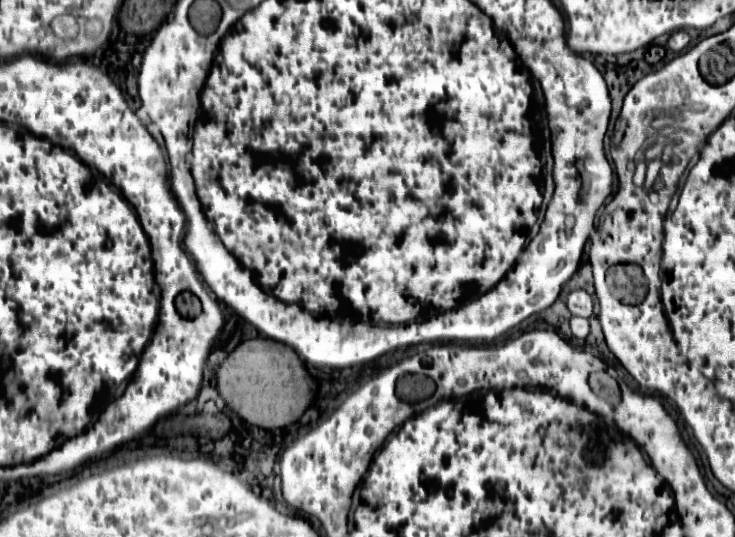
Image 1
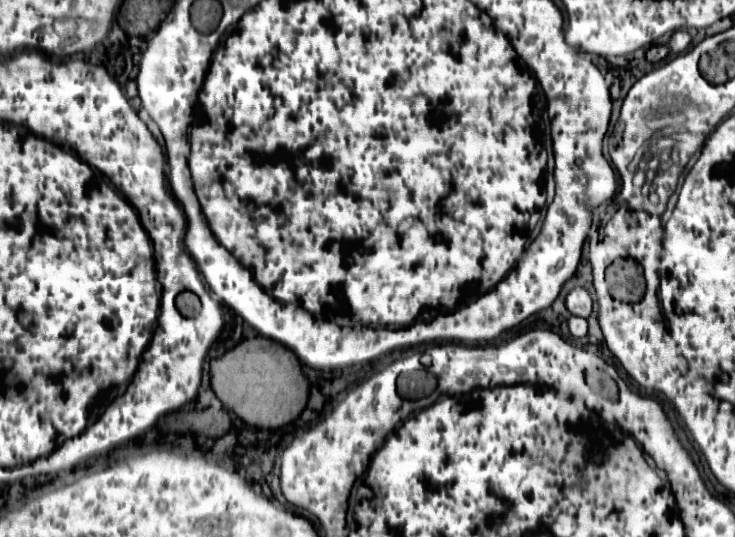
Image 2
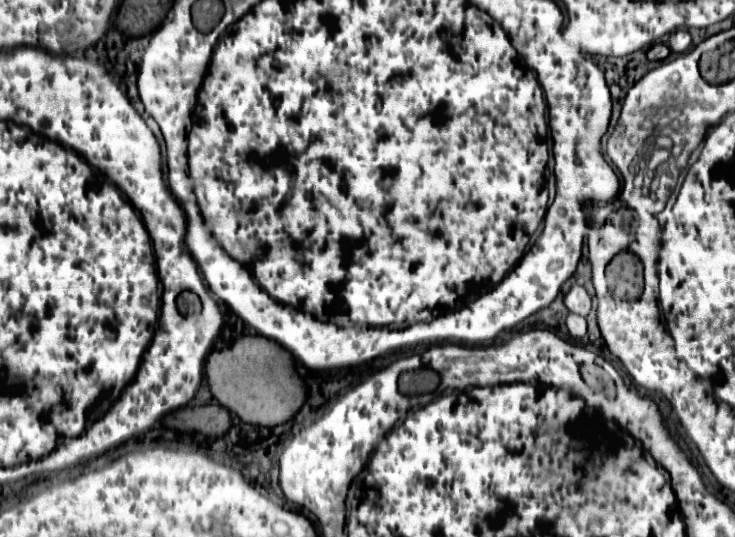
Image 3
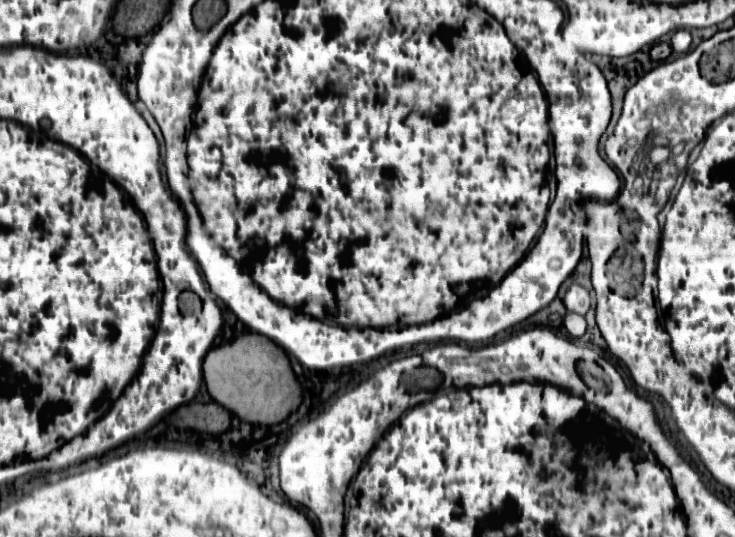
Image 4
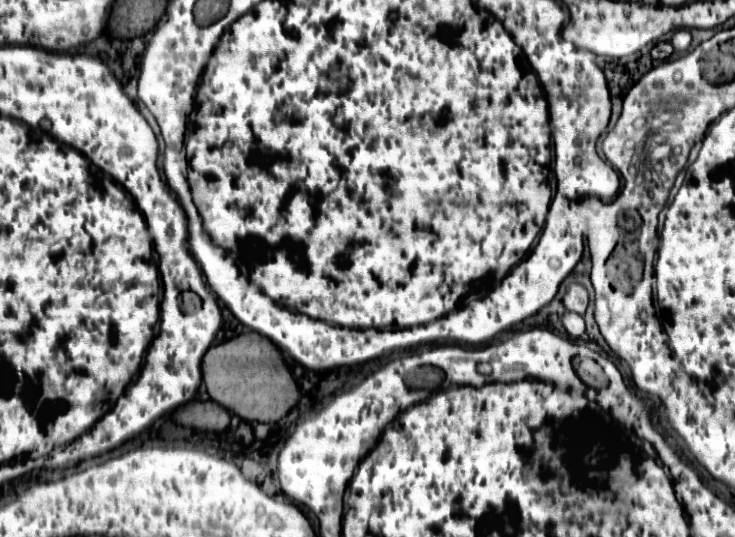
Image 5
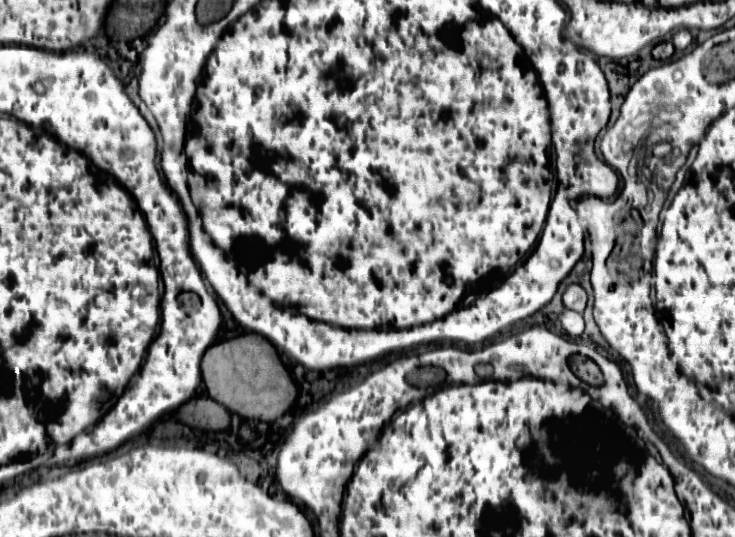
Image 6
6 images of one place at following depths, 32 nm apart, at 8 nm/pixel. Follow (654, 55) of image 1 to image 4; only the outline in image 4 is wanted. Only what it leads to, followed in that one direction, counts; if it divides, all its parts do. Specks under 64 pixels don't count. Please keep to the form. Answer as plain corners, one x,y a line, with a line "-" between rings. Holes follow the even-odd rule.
658,43
650,50
649,56
654,61
666,60
672,53
672,48
668,43
-
656,54
656,56
654,56

